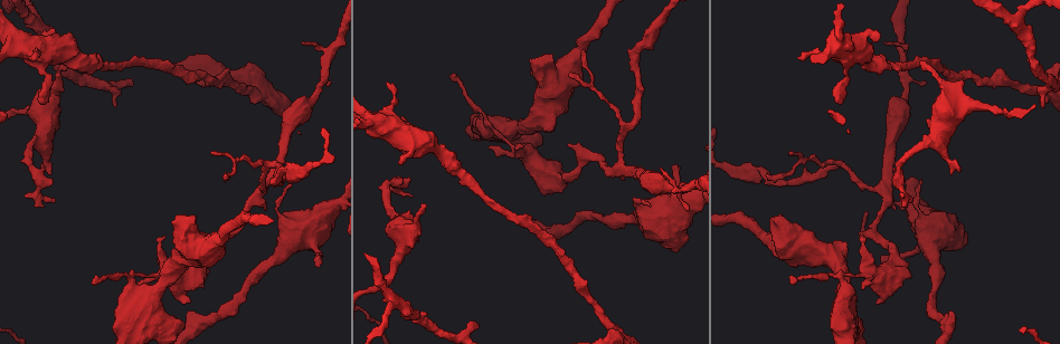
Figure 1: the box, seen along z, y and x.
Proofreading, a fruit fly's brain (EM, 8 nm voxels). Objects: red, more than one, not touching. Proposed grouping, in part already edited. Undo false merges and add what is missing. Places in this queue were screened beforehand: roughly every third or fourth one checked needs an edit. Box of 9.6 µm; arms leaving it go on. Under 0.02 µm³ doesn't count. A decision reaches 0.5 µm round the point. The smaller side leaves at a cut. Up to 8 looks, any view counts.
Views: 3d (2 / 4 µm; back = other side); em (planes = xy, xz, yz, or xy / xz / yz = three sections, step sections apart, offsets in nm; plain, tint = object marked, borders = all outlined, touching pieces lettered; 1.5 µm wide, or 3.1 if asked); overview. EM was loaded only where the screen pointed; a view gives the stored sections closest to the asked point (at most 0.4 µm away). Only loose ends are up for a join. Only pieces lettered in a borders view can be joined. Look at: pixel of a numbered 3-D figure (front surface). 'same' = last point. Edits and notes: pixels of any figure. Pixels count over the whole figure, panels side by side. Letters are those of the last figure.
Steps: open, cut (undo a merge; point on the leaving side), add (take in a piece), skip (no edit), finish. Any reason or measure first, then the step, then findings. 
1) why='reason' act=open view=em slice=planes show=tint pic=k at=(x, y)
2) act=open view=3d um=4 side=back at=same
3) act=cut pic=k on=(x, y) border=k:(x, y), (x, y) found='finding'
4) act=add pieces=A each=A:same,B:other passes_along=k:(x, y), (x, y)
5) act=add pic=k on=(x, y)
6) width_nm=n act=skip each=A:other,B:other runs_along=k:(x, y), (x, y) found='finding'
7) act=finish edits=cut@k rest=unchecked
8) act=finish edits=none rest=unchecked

why='free end' act=open view=3d um=4 pic=1 at=(425, 206)

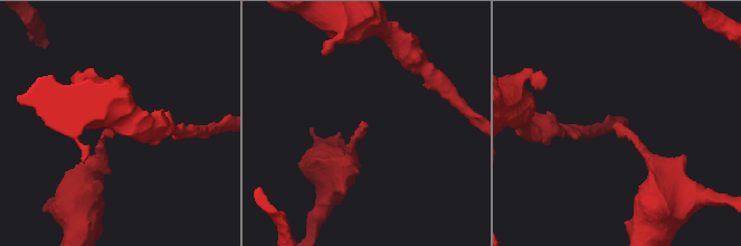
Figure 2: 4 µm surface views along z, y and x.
act=open view=em slice=xz step=4 show=tint pic=2 at=(617, 124)

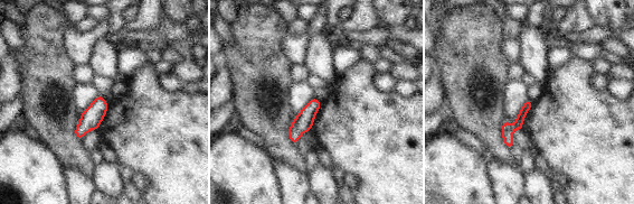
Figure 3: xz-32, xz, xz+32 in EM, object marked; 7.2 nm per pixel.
why='another direction' act=open view=em slice=planes show=borders at=same

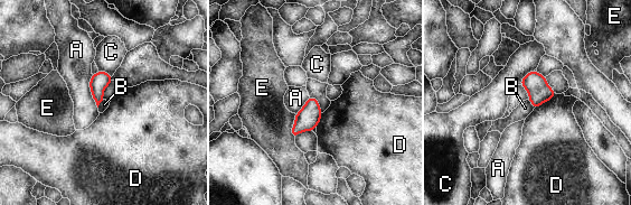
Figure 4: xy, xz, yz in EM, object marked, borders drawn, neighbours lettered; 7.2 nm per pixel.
act=skip each=A:other,B:other,C:other,D:other,E:other border=4:(534, 70), (519, 84) found='no lettered piece goes on from it'

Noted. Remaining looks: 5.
why='an open end' act=open view=3d um=2 pic=1 at=(115, 105)

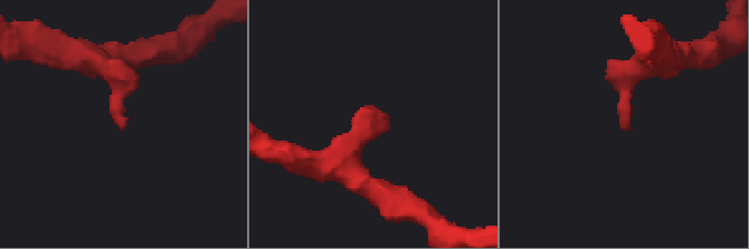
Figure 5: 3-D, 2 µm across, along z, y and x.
act=open view=em slice=xy step=8 show=tint pic=5 at=(122, 129)

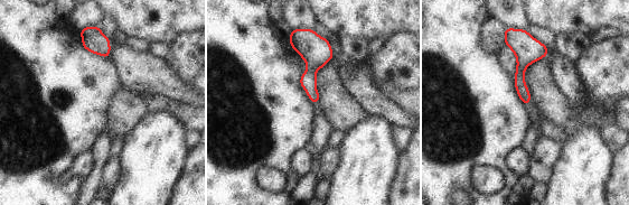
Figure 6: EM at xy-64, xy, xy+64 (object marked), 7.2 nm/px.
act=open view=em slice=planes show=borders at=same

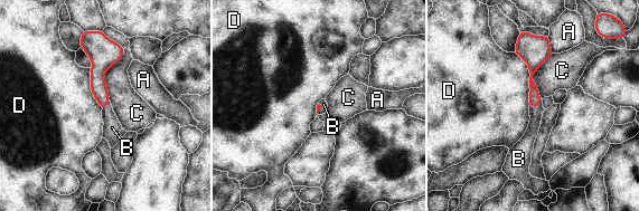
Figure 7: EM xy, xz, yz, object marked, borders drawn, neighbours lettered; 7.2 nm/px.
longest_contact=C:360nm act=add pieces=B each=A:other,B:same,C:other,D:other passes_along=7:(534, 96), (536, 106), (536, 114) found='the neuron continues'

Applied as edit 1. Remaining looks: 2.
act=finish edits=add@7 rest=unchecked

